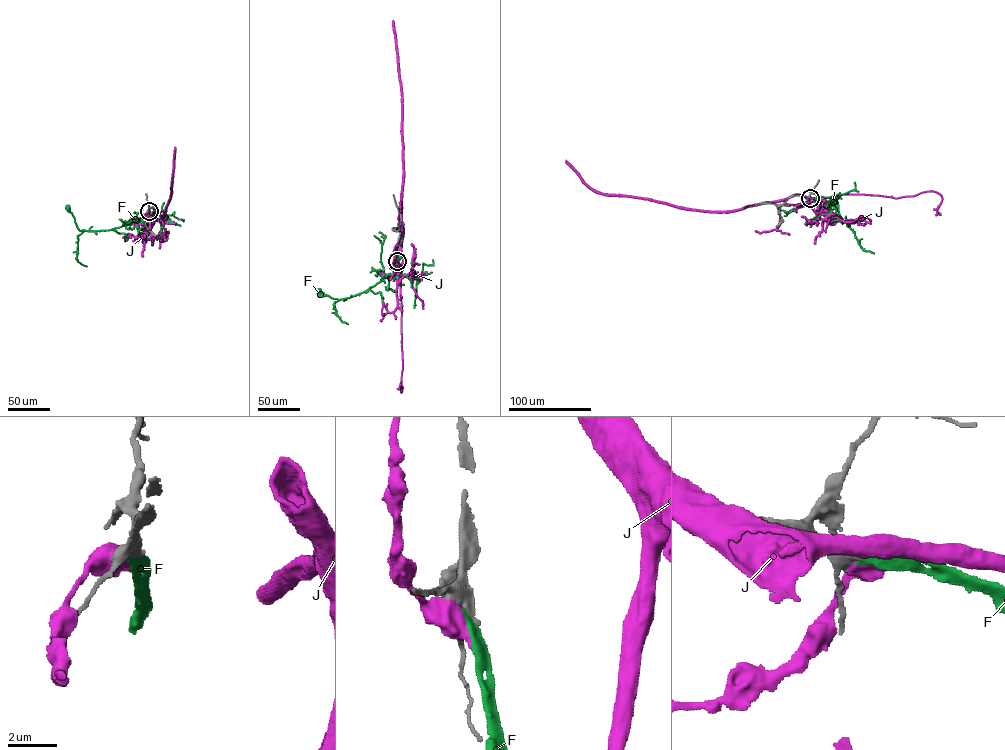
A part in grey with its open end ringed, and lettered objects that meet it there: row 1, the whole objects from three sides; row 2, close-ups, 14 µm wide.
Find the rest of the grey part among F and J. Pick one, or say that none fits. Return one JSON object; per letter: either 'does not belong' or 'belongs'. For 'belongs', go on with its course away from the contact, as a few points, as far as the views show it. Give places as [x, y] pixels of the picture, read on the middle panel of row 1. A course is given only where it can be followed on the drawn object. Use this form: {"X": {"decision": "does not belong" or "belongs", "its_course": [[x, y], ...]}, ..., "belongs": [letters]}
{"F": {"decision": "belongs", "its_course": [[397, 261], [400, 276], [384, 277], [354, 296], [334, 299], [319, 291]]}, "J": {"decision": "does not belong"}, "belongs": ["F"]}

